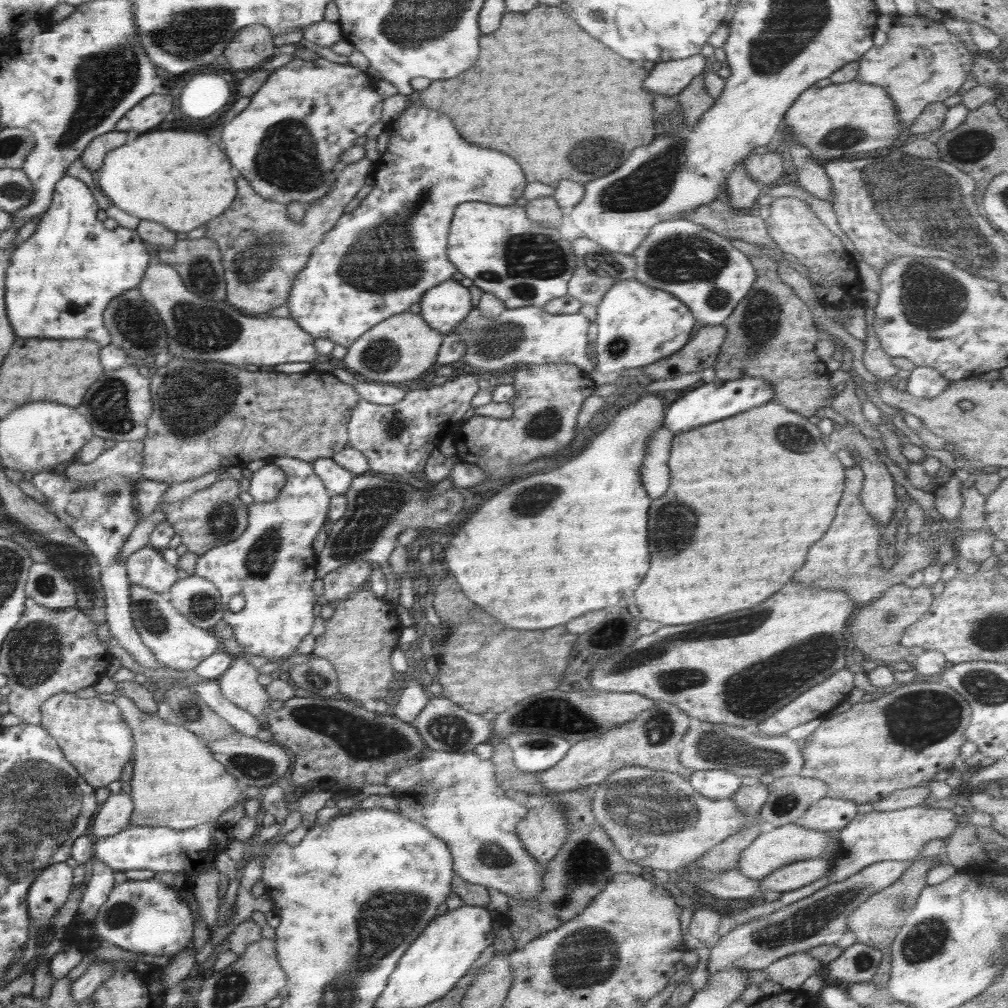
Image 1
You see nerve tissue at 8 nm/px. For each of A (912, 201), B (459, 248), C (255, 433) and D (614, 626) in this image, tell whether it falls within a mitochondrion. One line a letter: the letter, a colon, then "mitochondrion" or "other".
A: mitochondrion
B: other
C: other
D: mitochondrion

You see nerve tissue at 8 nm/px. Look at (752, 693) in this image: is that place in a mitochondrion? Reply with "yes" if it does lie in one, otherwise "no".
yes

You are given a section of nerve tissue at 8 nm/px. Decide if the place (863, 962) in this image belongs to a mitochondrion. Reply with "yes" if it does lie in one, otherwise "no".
yes

